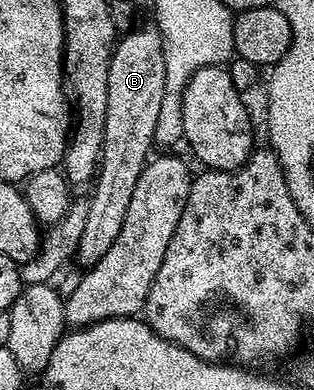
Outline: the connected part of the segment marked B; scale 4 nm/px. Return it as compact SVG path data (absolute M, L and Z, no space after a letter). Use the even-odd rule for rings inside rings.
M148 23L141 29L140 26L134 27L123 34L112 50L106 87L104 142L100 148L98 174L94 179L96 190L88 197L90 213L78 250L78 260L84 267L96 265L98 259L110 251L114 239L118 239L134 187L153 152L154 126L158 123L158 115L162 115L166 67L170 64L169 58L164 58L164 45L166 41L159 29L155 24Z

